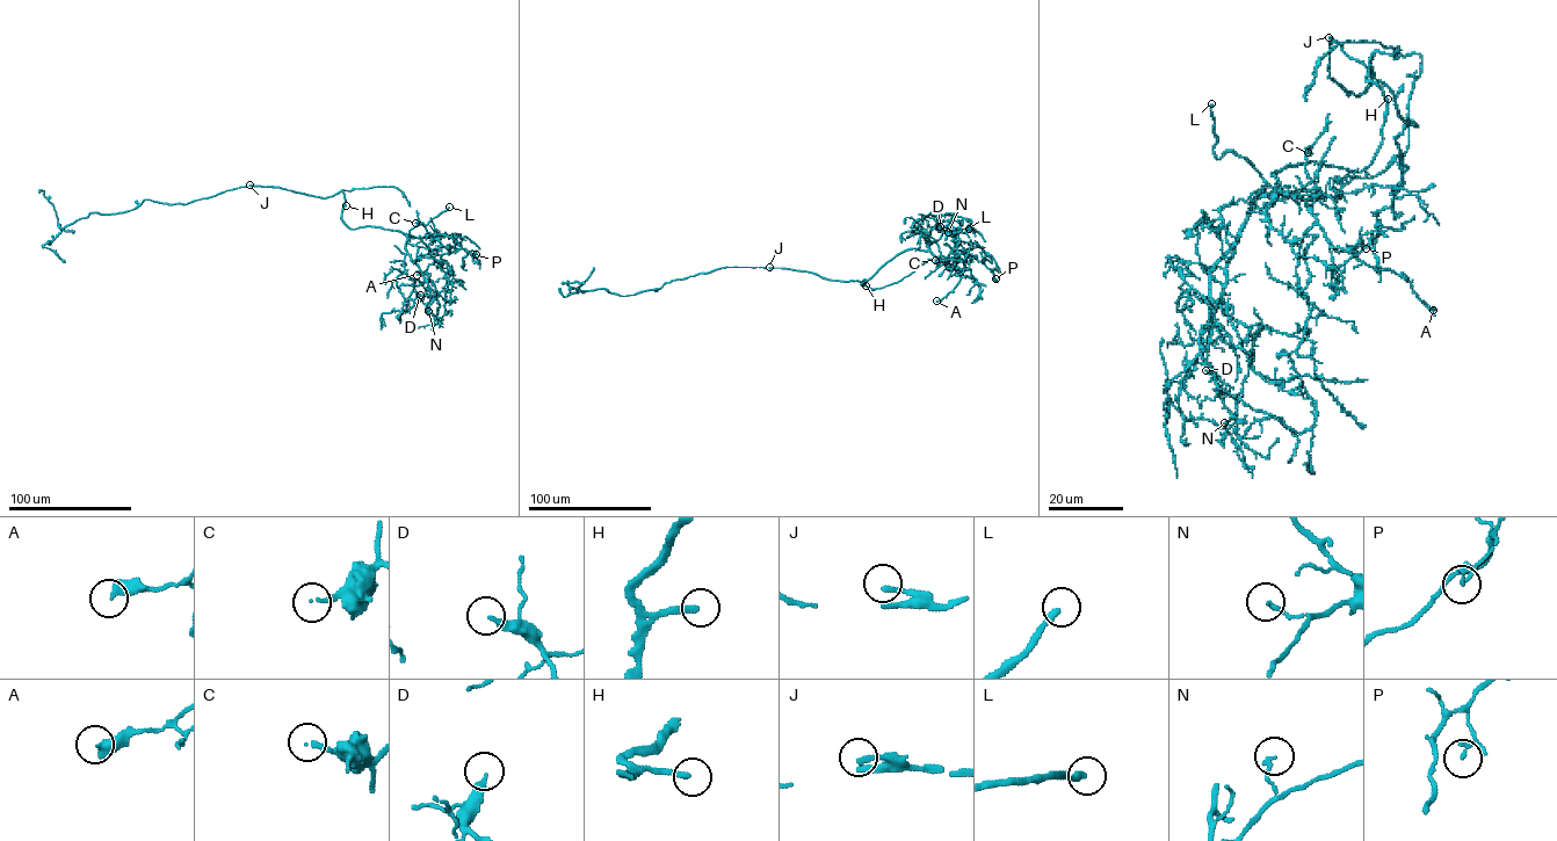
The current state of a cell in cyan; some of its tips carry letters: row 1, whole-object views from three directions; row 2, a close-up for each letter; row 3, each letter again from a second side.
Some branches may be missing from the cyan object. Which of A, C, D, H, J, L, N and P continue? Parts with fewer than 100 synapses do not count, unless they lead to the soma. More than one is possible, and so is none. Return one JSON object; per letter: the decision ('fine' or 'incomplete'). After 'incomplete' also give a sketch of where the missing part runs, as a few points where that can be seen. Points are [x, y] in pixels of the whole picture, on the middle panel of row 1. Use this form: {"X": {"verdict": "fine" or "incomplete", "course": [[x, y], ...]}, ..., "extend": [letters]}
{"A": {"verdict": "fine"}, "C": {"verdict": "fine"}, "D": {"verdict": "fine"}, "H": {"verdict": "incomplete", "course": [[866, 285], [880, 285], [893, 275], [914, 273], [948, 288], [949, 254]]}, "J": {"verdict": "fine"}, "L": {"verdict": "incomplete"}, "N": {"verdict": "fine"}, "P": {"verdict": "fine"}, "extend": ["H", "L"]}

